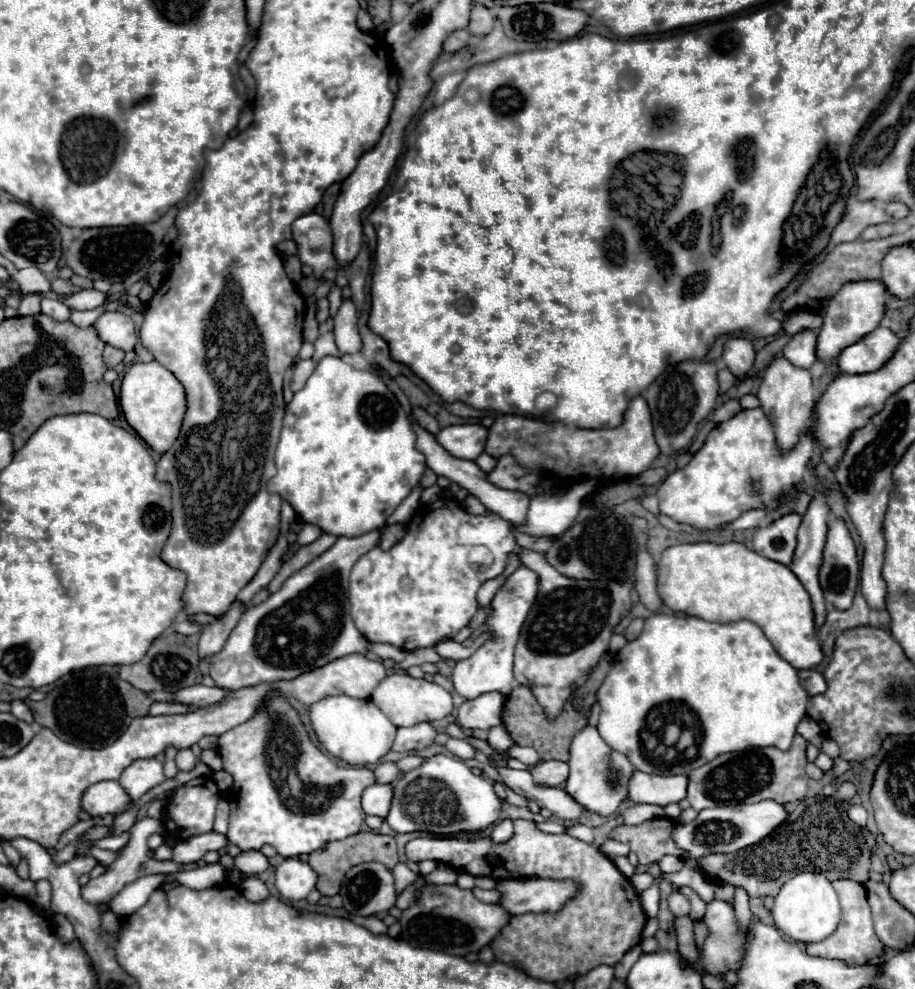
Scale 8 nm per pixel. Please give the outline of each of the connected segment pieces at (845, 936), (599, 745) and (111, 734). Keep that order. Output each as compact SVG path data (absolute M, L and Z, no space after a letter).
M836 880L836 882L832 882L832 886L840 896L842 920L838 924L838 930L832 936L828 936L822 942L808 944L808 954L820 956L820 958L838 958L838 960L844 960L850 966L866 964L874 956L882 954L882 942L878 940L874 926L872 926L872 914L870 914L870 908L868 908L866 888L860 882L854 882L854 880Z
M584 726L570 744L570 758L568 758L568 780L566 780L566 792L578 800L586 810L598 812L600 816L610 816L618 810L618 806L628 796L628 780L632 778L632 772L636 770L632 762L608 748L608 744L602 740L596 726Z
M78 670L60 678L42 702L24 702L32 708L36 724L52 730L62 740L80 748L104 748L116 742L134 718L146 716L154 700L120 678L100 674L98 670Z

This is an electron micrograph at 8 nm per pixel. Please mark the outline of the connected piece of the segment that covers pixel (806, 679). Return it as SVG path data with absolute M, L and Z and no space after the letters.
M814 668L800 670L798 676L800 676L800 684L804 684L804 688L806 688L806 692L810 696L822 694L826 690L826 680L824 680L824 676L818 670L814 670Z

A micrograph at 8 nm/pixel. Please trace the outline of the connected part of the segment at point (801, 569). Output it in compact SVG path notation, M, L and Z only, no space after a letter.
M816 496L808 508L808 512L804 514L802 526L798 530L798 546L794 552L794 560L790 564L790 570L796 574L796 578L802 582L802 586L806 588L806 592L810 594L812 600L812 610L814 610L814 622L816 628L820 628L826 622L826 606L824 606L824 596L818 584L818 568L822 564L822 548L824 548L824 540L826 540L826 518L828 518L828 508L824 504L824 496Z

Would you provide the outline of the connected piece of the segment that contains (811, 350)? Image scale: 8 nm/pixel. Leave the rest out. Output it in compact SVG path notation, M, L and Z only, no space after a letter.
M802 330L798 332L782 350L784 358L788 358L794 366L800 366L800 368L810 368L816 360L818 360L818 354L816 354L816 342L818 342L818 336L814 330Z

